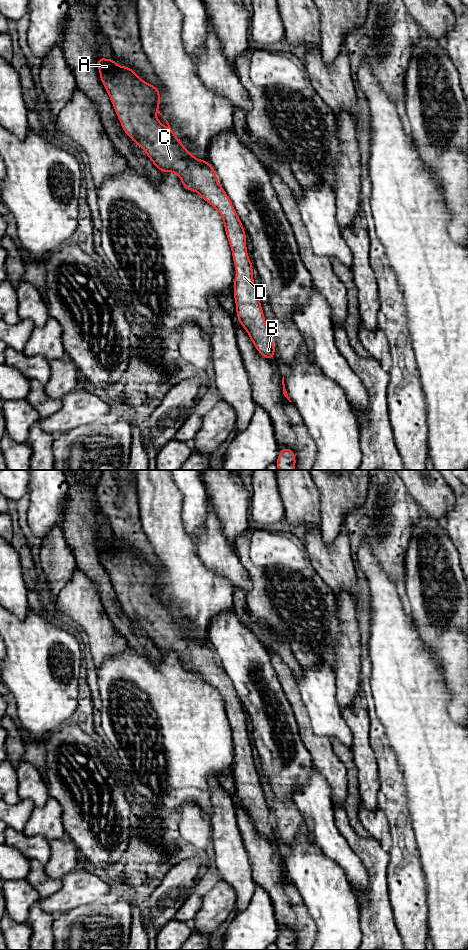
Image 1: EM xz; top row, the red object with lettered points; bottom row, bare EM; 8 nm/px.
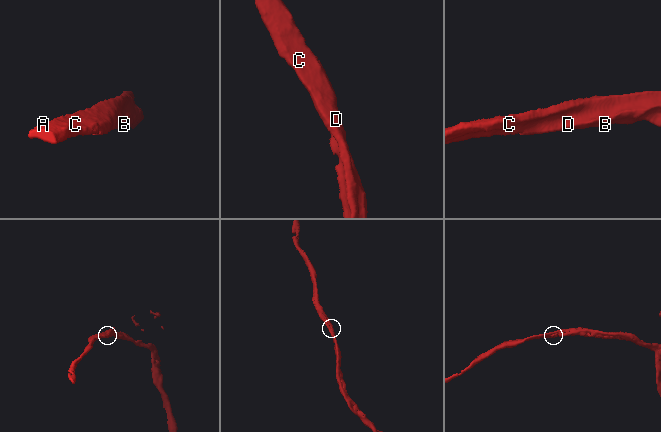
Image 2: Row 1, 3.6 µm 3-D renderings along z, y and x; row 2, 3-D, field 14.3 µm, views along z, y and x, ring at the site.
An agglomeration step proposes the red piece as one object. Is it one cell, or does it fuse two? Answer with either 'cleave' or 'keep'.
keep

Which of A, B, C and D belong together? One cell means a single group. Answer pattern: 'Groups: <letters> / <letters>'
Groups: A B C D

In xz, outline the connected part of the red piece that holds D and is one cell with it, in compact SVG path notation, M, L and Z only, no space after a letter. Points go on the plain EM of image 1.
M101 535L97 539L97 548L100 552L101 563L106 568L123 611L135 624L145 631L146 635L157 649L161 652L176 653L186 670L199 673L208 684L216 688L220 693L224 702L226 716L232 730L235 751L237 752L234 756L233 771L237 799L241 806L247 811L256 830L264 838L272 840L276 829L271 819L270 809L266 804L258 772L255 768L252 752L253 744L248 737L246 726L246 712L233 687L232 681L226 674L222 665L218 663L218 657L214 648L209 641L200 640L186 630L184 624L179 621L167 600L168 607L166 608L161 604L161 601L154 596L155 593L162 595L158 590L158 586L161 583L160 571L154 564L143 561L132 548L117 545L115 543L115 537L113 539L104 539Z

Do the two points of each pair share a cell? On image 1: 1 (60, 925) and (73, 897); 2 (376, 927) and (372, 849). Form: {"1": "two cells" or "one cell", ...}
{"1": "two cells", "2": "one cell"}

